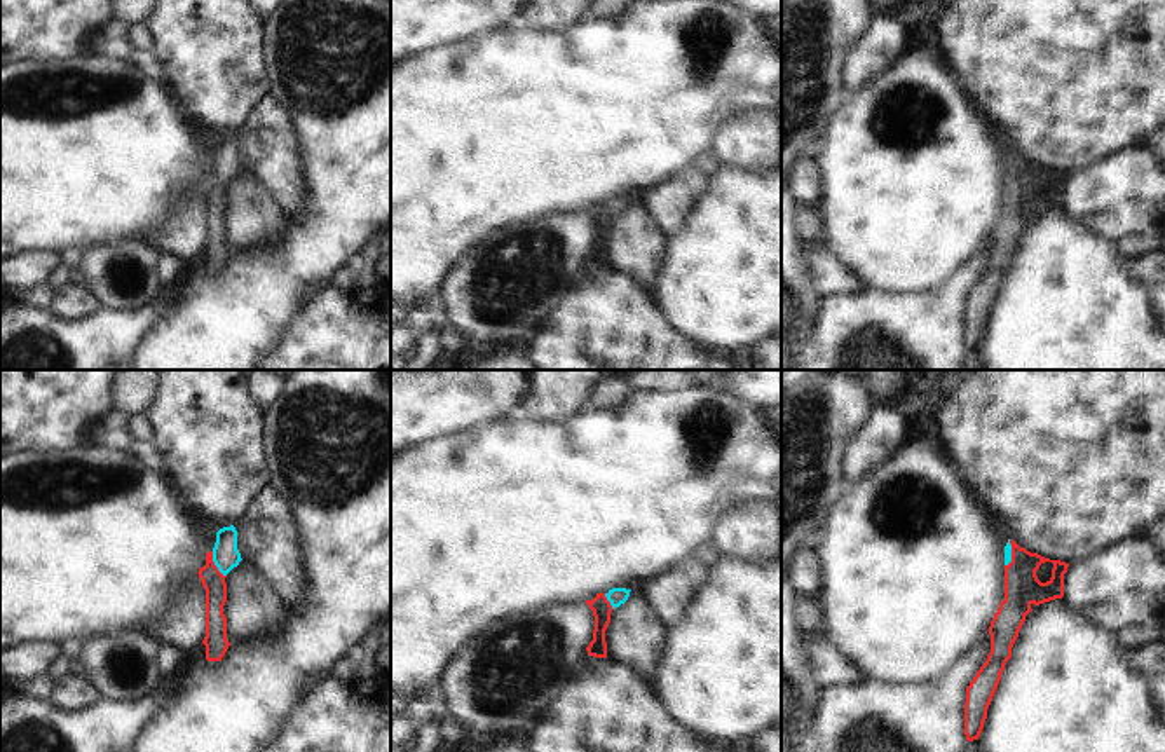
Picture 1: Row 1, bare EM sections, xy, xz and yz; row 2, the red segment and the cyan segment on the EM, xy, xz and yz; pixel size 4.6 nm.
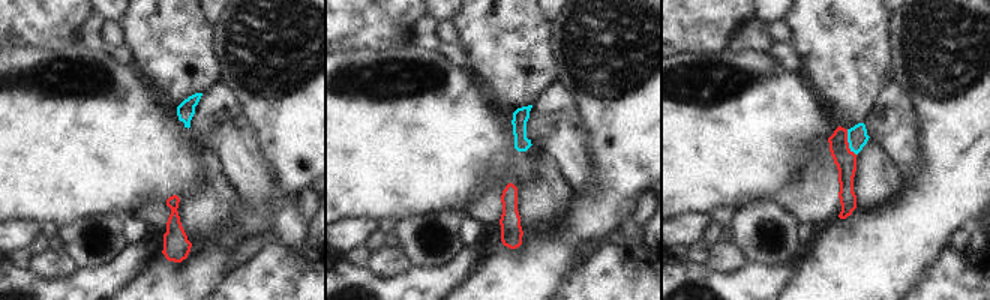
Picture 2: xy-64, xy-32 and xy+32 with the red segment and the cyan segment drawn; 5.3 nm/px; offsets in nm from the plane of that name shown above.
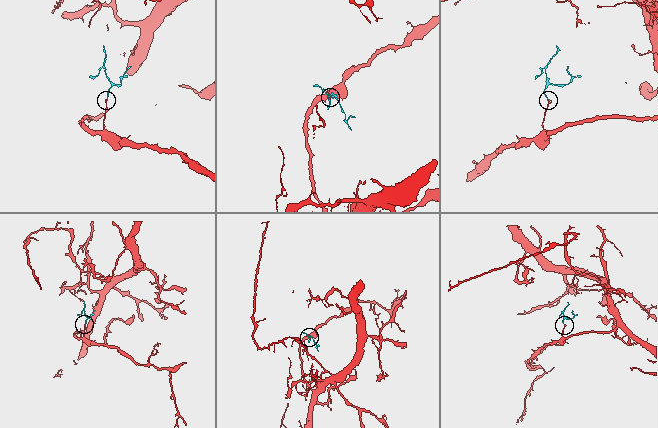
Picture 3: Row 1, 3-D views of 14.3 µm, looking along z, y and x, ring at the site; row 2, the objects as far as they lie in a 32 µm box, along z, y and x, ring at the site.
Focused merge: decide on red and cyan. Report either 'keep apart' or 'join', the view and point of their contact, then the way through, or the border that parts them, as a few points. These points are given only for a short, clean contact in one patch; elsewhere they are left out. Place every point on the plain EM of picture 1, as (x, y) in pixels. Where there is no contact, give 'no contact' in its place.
join | xy (213, 173) | across xy (213, 191), (213, 173), (225, 164)

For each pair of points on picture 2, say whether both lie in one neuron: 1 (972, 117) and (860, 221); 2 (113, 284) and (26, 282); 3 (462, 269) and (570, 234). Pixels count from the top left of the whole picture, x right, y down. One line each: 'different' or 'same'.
1: same
2: same
3: different

